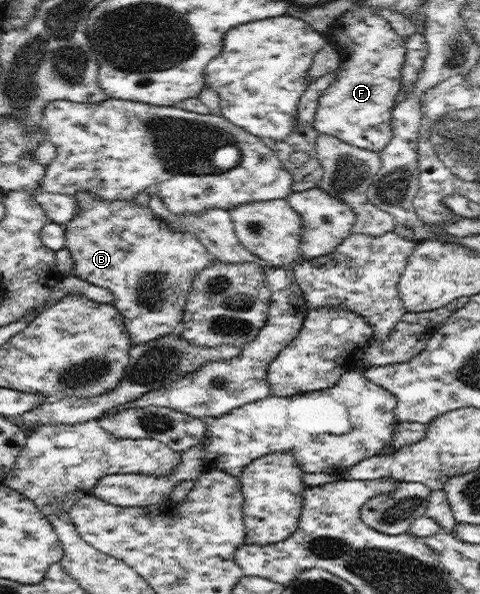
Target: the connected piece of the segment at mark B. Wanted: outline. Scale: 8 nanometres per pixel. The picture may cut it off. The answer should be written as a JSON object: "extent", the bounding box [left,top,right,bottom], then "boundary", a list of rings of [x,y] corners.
{"extent":[64,191,213,347],"boundary":[[[89,191],[76,192],[74,197],[81,208],[75,218],[64,225],[64,247],[70,252],[74,264],[72,274],[112,292],[113,305],[123,317],[132,347],[177,331],[194,280],[212,264],[213,257],[203,243],[192,232],[174,231],[165,221],[153,216],[149,206],[139,206],[135,198],[105,202]]]}

